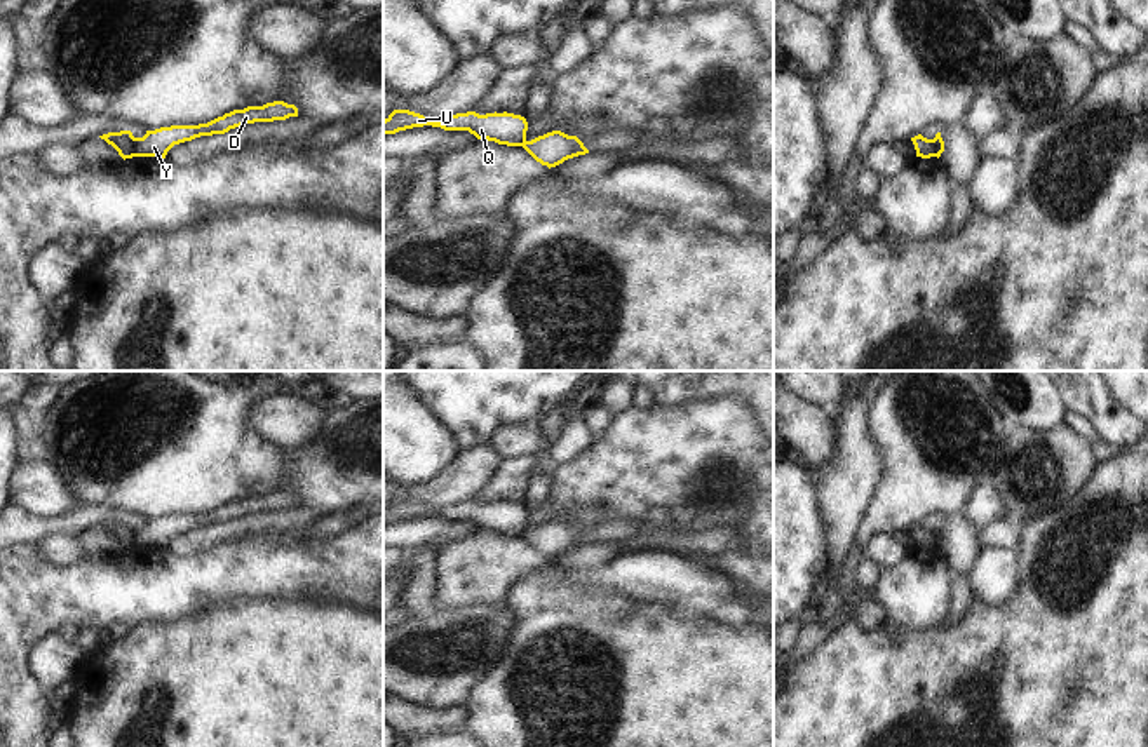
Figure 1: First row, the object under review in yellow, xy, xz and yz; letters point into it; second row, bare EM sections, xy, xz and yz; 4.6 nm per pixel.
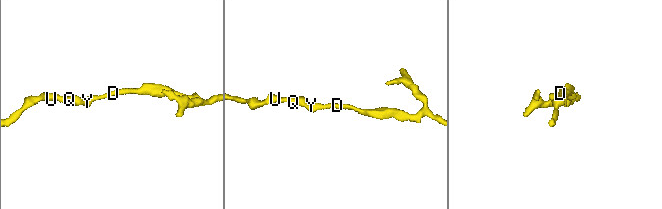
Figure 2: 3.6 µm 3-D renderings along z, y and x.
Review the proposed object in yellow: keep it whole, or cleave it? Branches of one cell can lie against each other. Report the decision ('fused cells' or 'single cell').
fused cells

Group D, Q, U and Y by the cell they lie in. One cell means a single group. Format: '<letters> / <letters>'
D Y / Q U

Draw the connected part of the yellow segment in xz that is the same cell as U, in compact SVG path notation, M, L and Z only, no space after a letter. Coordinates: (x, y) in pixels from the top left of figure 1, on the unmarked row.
M394 500L383 510L383 526L423 515L441 517L444 521L469 521L477 529L488 529L507 536L521 536L526 531L528 521L524 507L507 501L486 505L467 501L442 510L430 510L409 500Z

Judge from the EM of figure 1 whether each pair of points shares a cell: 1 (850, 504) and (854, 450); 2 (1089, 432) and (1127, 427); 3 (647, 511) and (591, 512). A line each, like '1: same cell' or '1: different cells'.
1: same cell
2: different cells
3: different cells

